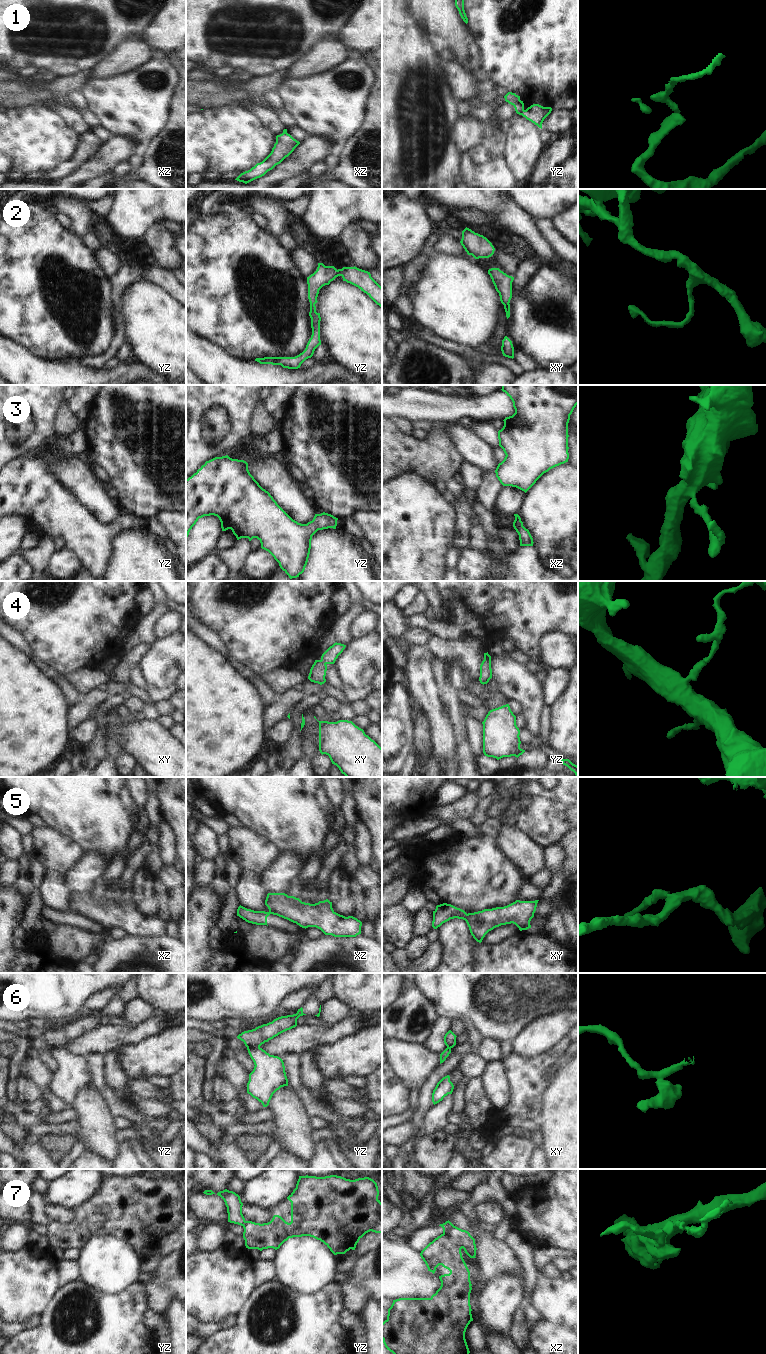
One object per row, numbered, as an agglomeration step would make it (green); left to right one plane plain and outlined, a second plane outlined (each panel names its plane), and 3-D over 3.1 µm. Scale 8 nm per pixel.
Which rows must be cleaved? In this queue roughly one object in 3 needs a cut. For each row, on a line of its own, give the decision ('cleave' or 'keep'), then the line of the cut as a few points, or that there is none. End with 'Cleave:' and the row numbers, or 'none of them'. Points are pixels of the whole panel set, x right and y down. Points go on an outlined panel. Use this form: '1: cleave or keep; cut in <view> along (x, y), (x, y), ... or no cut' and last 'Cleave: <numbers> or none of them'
1: cleave; cut in yz along (524, 110), (521, 114)
2: keep; no cut
3: keep; no cut
4: keep; no cut
5: cleave; cut in xy along (467, 914), (464, 919)
6: cleave; cut in yz along (259, 1046), (247, 1048)
7: cleave; cut in xz along (453, 1225), (443, 1233)
Cleave: 1, 5, 6, 7

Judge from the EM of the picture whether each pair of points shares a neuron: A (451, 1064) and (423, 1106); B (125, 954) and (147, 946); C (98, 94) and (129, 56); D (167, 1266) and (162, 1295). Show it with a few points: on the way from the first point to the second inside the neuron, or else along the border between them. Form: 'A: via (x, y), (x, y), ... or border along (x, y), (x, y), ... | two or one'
A: via (440, 1072), (430, 1082), (425, 1095) | one
B: via (130, 954), (139, 954), (142, 951) | one
C: border along (135, 67), (113, 76), (91, 79) | two
D: via (168, 1273), (168, 1288) | one

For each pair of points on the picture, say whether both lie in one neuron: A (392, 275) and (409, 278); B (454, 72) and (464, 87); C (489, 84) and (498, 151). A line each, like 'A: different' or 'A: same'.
A: different
B: same
C: same

